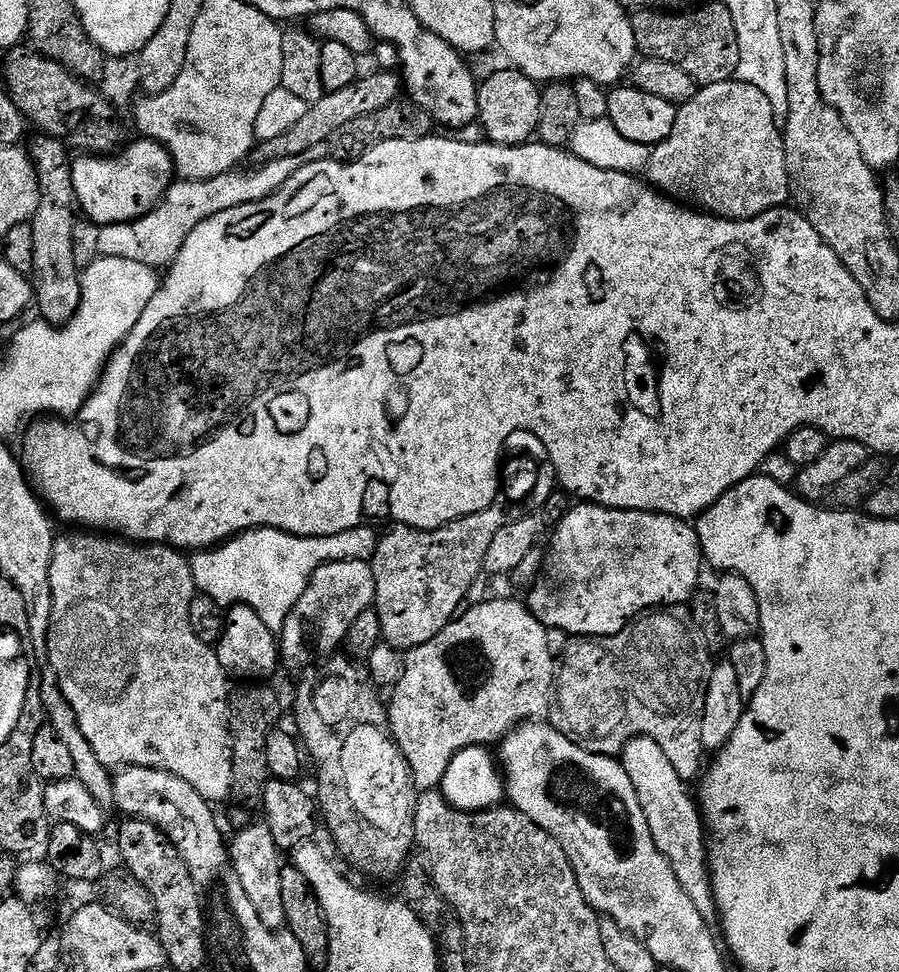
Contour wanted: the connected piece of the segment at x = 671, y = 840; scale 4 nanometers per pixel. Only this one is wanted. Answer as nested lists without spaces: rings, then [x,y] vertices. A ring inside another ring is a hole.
[[[636,736],[625,746],[622,763],[626,774],[630,774],[630,782],[634,782],[634,790],[638,790],[638,802],[642,806],[642,814],[646,814],[646,822],[650,826],[650,834],[654,838],[654,846],[670,862],[674,876],[682,882],[690,900],[698,909],[698,914],[709,922],[718,916],[716,894],[713,888],[712,865],[708,862],[710,837],[706,831],[704,817],[697,801],[688,793],[689,785],[674,770],[674,762],[666,758],[662,746],[649,736]]]

